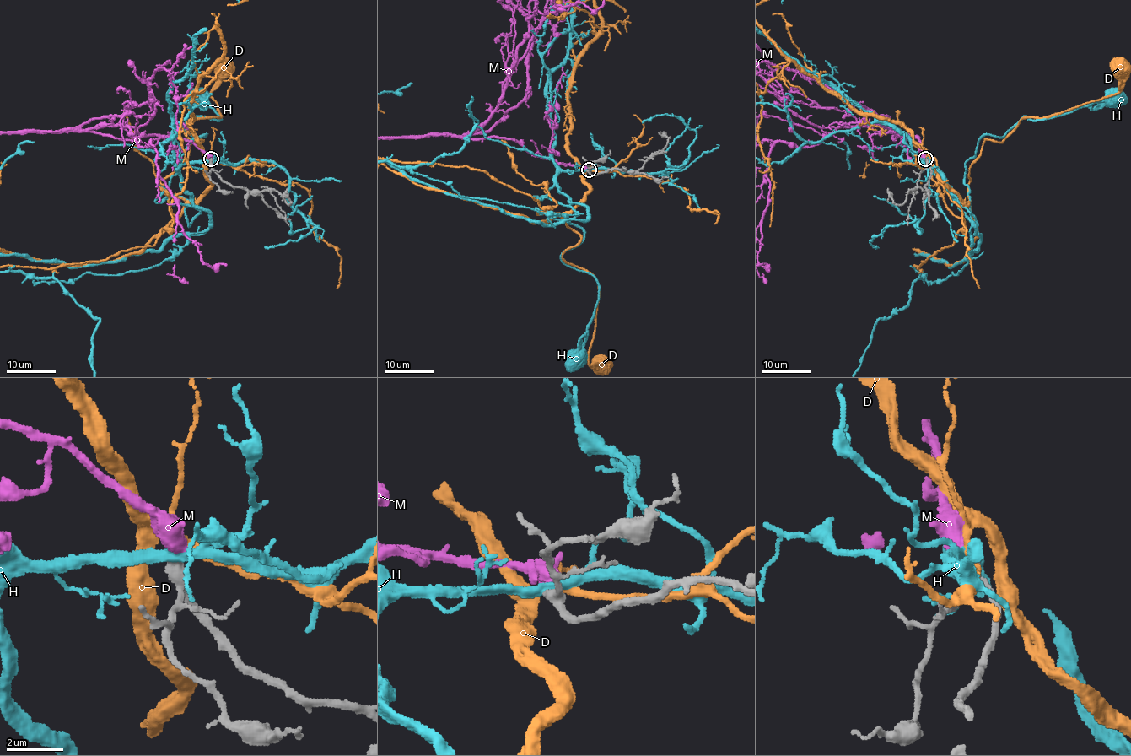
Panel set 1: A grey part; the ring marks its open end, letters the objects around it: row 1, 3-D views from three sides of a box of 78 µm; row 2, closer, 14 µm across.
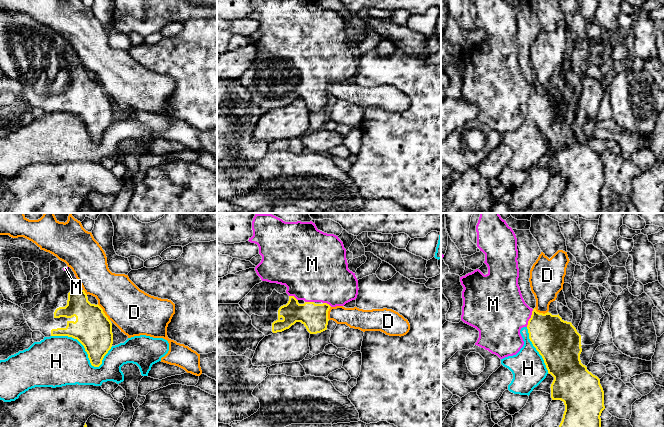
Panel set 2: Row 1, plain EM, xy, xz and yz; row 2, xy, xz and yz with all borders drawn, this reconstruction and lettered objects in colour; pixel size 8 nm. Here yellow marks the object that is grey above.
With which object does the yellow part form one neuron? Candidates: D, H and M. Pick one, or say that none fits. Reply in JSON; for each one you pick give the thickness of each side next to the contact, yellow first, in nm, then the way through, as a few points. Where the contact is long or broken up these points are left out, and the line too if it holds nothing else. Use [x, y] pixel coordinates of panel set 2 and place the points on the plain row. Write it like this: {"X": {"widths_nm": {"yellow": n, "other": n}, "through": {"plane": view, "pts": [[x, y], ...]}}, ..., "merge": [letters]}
{"M": {"widths_nm": {"yellow": 320, "other": 420}, "through": {"plane": "yz", "pts": [[554, 114], [530, 94], [508, 87], [500, 87]]}}, "merge": ["M"]}

